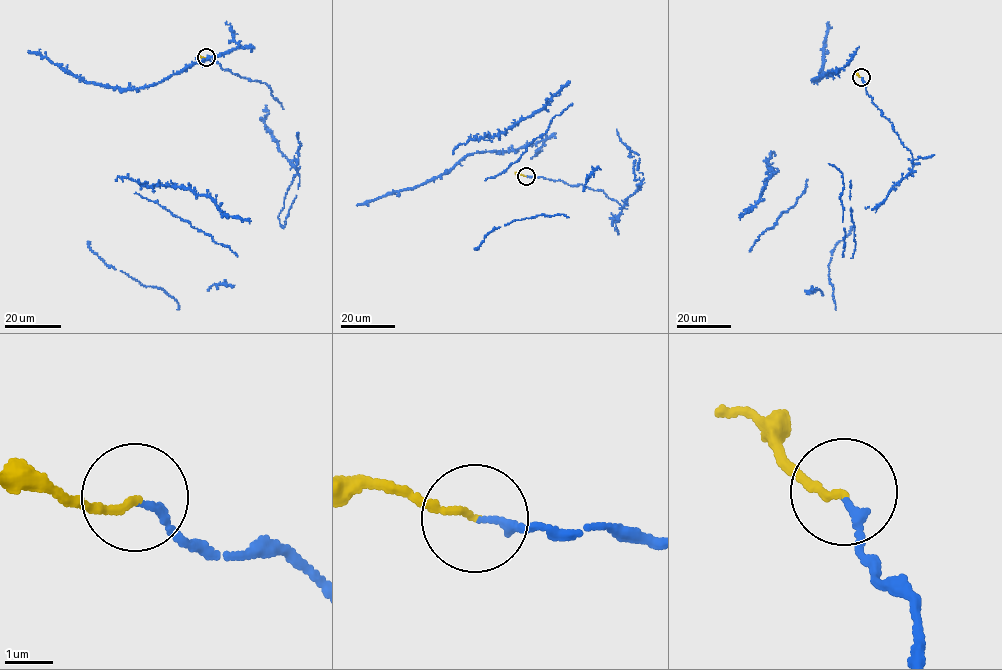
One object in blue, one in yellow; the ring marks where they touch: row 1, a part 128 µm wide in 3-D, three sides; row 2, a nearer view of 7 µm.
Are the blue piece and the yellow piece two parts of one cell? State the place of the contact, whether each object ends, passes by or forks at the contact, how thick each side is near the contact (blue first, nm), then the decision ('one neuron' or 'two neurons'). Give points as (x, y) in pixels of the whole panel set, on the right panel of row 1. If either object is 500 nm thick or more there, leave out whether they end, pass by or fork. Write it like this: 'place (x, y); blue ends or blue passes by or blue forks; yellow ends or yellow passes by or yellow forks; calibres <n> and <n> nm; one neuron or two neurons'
place (861, 77); blue ends; yellow ends; calibres 170 and 140 nm; one neuron

